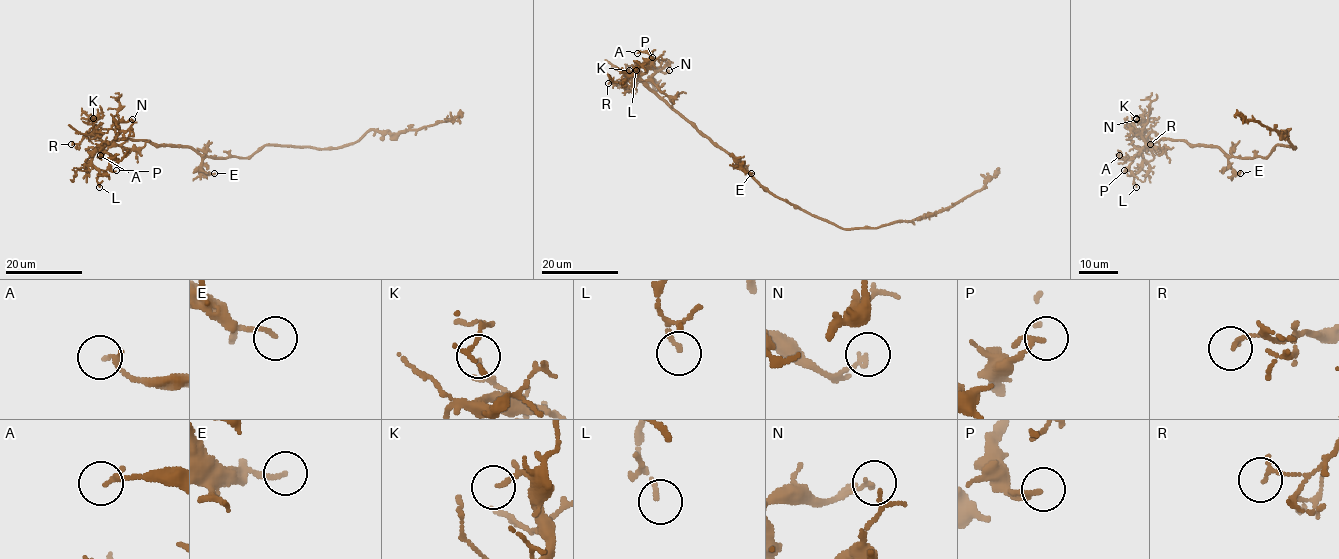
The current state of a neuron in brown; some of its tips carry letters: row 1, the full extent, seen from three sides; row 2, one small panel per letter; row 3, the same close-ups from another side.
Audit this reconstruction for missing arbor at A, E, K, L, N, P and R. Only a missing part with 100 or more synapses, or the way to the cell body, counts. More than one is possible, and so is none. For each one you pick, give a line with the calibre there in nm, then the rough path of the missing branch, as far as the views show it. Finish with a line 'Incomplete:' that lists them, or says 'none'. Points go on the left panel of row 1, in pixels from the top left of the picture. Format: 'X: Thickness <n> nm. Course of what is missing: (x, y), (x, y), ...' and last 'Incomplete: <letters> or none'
Incomplete: none

